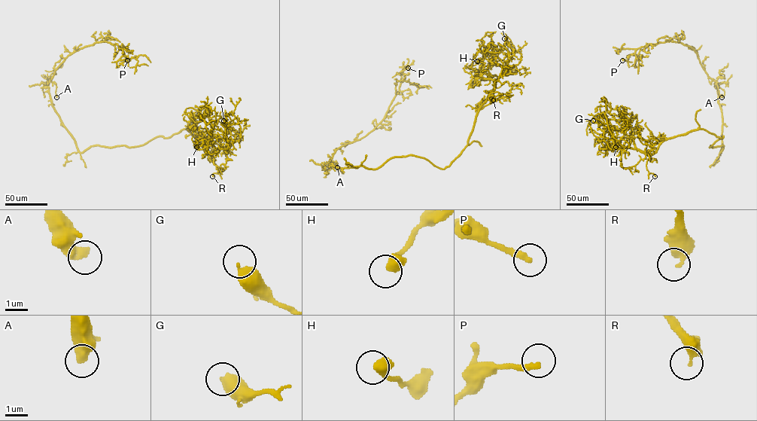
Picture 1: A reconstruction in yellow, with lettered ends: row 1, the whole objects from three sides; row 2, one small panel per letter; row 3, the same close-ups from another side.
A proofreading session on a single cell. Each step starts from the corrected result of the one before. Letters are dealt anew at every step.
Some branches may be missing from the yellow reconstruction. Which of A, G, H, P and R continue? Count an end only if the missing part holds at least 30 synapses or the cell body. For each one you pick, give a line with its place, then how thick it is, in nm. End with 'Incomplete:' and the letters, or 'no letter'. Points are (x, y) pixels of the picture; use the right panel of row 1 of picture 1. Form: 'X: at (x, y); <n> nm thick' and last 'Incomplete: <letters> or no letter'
Incomplete: no letter

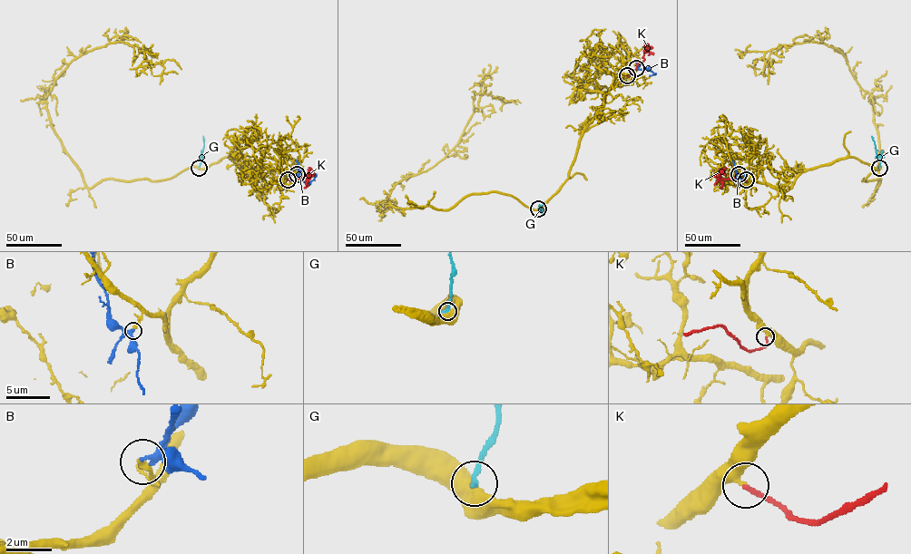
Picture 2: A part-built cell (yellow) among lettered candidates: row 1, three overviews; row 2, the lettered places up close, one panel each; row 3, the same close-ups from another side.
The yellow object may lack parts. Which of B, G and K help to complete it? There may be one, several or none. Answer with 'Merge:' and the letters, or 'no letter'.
Merge: no letter

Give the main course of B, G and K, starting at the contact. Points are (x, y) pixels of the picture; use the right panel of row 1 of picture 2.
B: (739, 174), (739, 183), (746, 170)
G: (879, 168), (879, 159), (871, 136)
K: (746, 179), (721, 179), (719, 174), (726, 167)

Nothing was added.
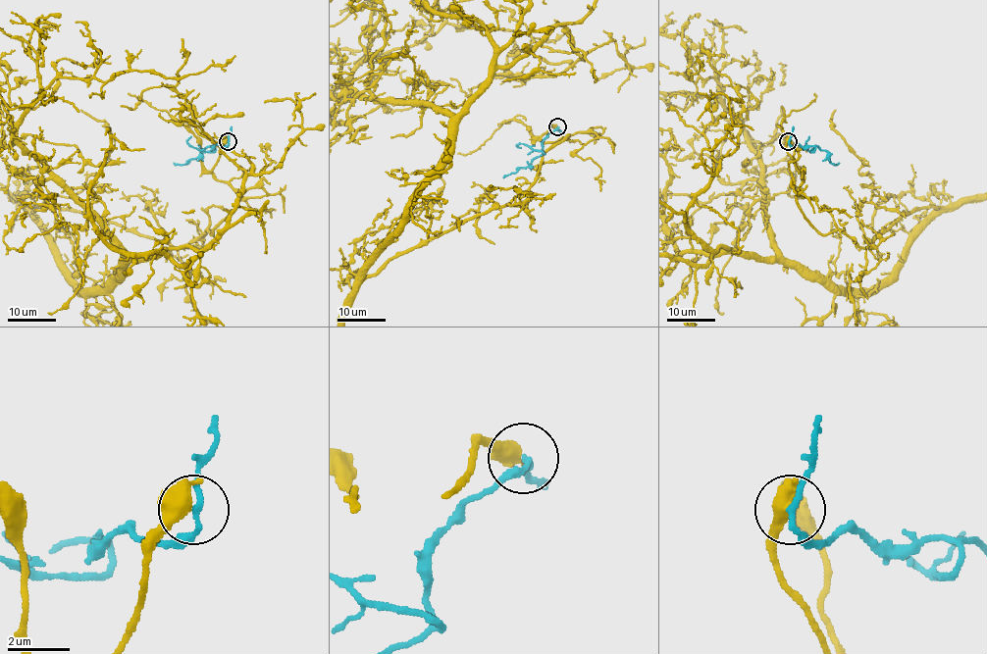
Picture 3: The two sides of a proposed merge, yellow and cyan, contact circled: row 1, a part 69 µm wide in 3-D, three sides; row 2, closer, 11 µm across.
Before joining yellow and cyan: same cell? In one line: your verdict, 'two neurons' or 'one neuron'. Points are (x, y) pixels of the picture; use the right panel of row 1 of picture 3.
one neuron

